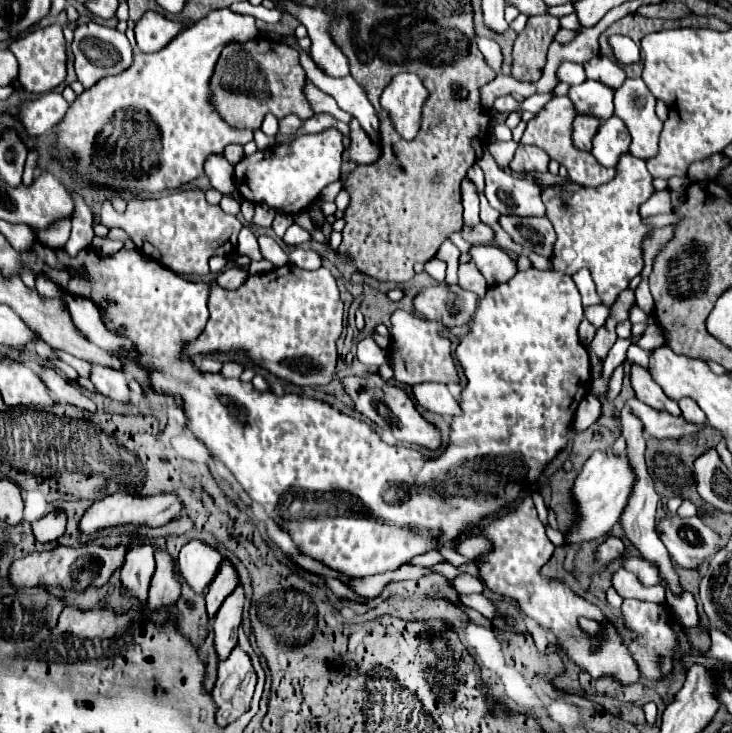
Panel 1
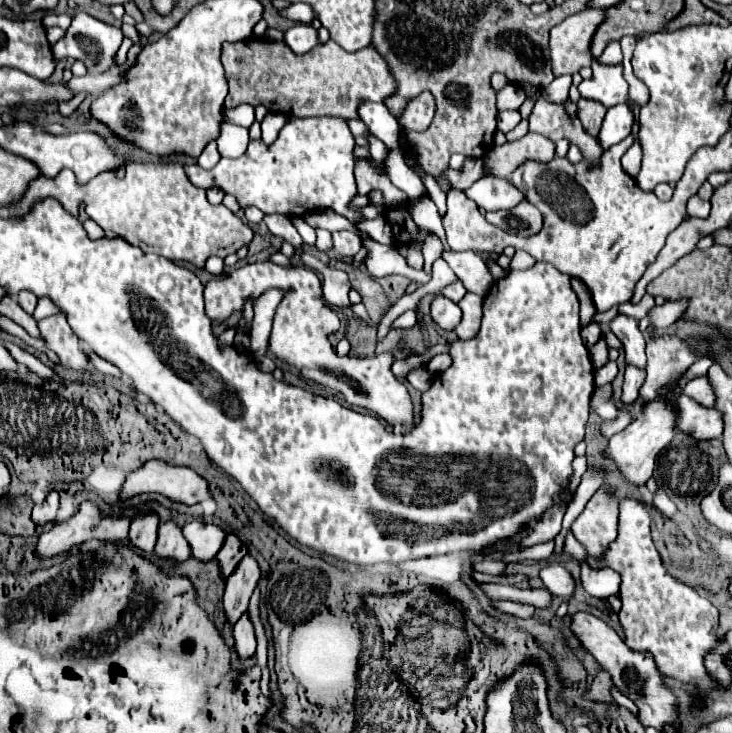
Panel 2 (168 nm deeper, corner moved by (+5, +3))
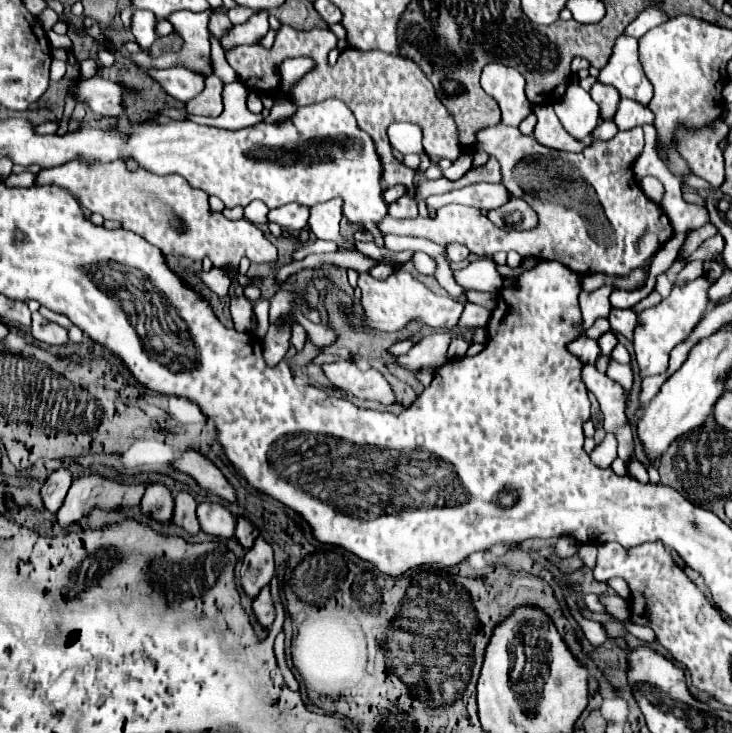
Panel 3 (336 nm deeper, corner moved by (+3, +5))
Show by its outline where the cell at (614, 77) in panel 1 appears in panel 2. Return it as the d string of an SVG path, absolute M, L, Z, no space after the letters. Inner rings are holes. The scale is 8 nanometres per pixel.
M615 40L615 42L611 42L605 50L603 50L603 54L597 58L597 62L599 64L607 64L607 66L615 66L615 64L621 64L623 62L623 54L621 54L621 46L619 46L619 42Z

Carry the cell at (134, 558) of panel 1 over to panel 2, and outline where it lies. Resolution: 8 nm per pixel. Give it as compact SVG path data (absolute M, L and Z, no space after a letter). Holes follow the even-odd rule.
M155 514L135 518L129 528L129 542L143 552L151 552L157 540L157 524L159 520Z

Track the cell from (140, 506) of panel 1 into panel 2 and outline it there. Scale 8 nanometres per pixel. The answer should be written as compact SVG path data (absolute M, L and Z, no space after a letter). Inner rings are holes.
M151 460L143 468L131 472L121 486L121 500L147 492L163 494L179 504L199 504L209 498L207 482L197 472L169 466L161 460Z

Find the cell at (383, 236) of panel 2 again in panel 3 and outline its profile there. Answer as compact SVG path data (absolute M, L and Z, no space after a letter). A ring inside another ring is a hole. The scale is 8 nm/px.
M416 252L411 261L420 274L433 275L436 271L436 261L423 252Z

